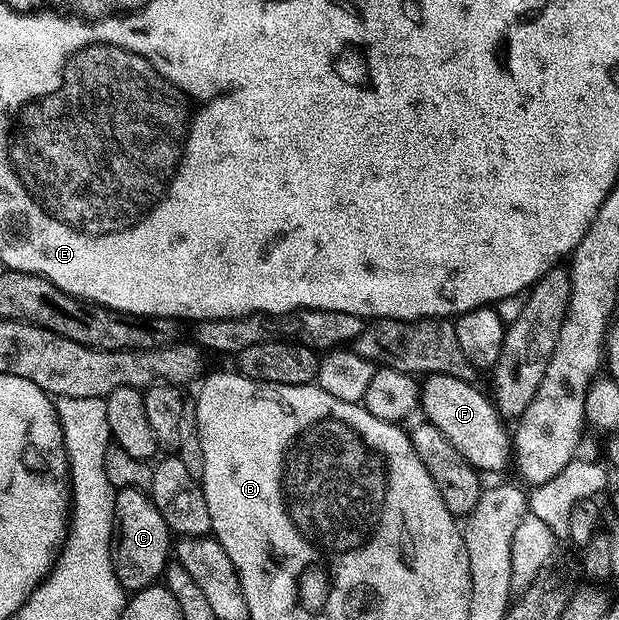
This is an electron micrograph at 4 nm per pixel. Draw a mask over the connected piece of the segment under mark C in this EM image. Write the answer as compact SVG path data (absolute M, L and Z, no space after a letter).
M138 488L119 489L114 514L116 518L112 537L112 565L125 593L135 594L163 577L164 569L170 563L174 536L147 491Z

